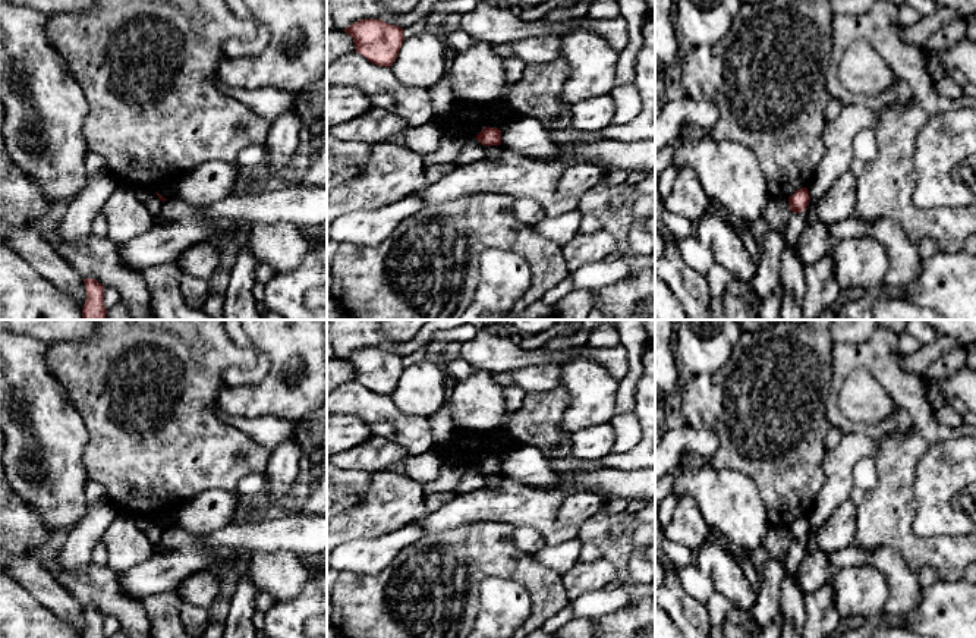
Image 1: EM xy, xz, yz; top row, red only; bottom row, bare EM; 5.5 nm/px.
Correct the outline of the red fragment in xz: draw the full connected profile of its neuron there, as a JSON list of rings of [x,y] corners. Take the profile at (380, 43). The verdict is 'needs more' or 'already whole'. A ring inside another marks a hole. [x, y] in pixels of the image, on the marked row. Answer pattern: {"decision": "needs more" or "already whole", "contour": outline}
{"decision": "already whole", "contour": [[[361,19],[346,29],[355,43],[355,50],[377,66],[390,67],[404,41],[403,28],[381,19]]]}

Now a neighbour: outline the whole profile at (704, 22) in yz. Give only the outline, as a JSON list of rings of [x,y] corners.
[[[677,0],[679,23],[692,47],[708,47],[728,32],[742,0]]]

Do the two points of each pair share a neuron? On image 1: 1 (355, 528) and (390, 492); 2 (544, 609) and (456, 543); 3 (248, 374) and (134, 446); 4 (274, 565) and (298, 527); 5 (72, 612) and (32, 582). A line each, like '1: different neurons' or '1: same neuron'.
1: same neuron
2: same neuron
3: different neurons
4: different neurons
5: same neuron

